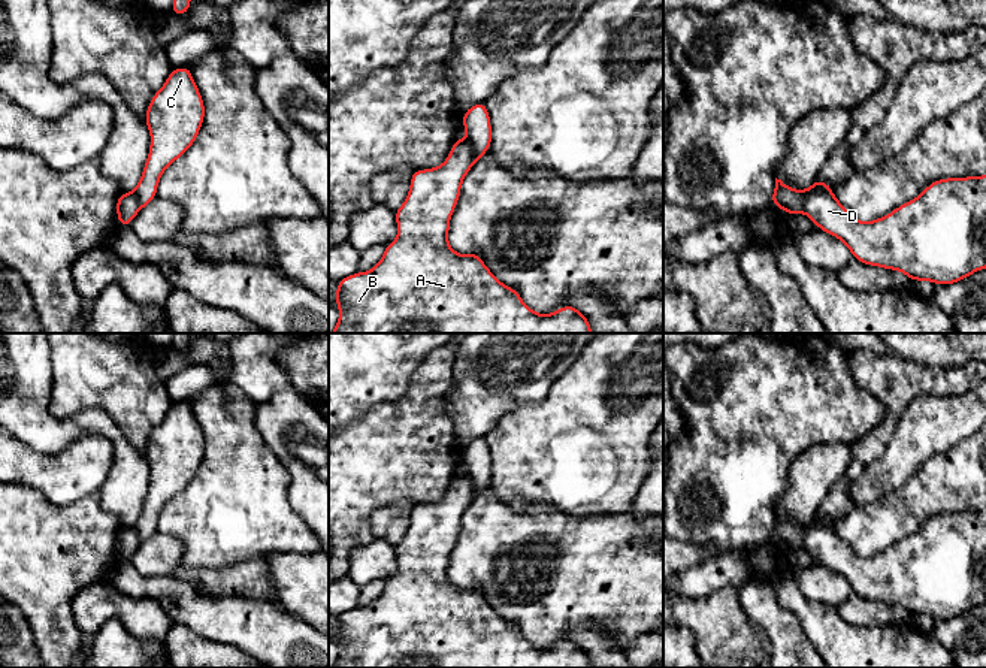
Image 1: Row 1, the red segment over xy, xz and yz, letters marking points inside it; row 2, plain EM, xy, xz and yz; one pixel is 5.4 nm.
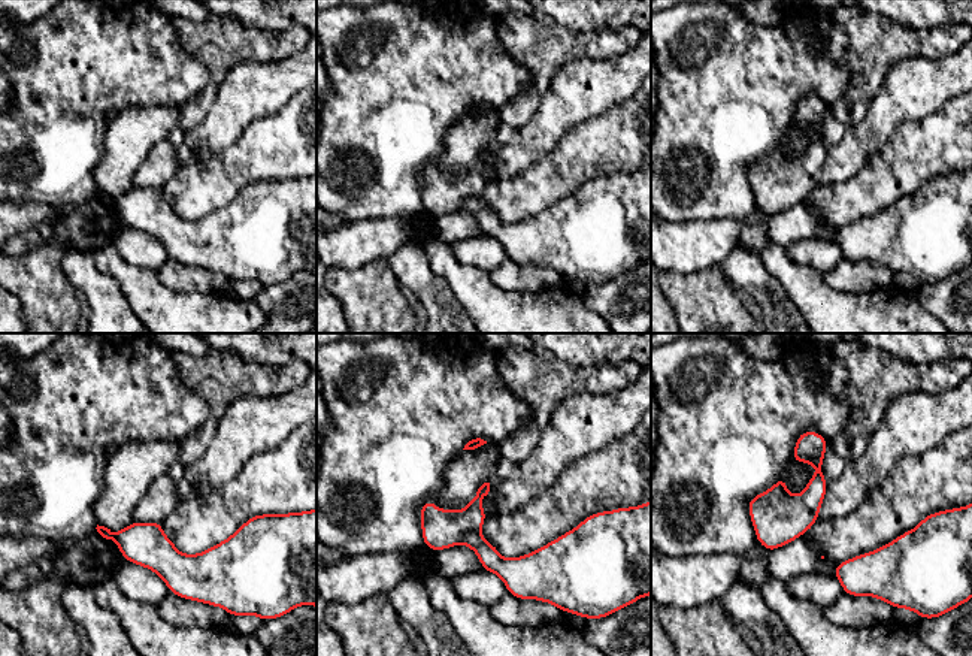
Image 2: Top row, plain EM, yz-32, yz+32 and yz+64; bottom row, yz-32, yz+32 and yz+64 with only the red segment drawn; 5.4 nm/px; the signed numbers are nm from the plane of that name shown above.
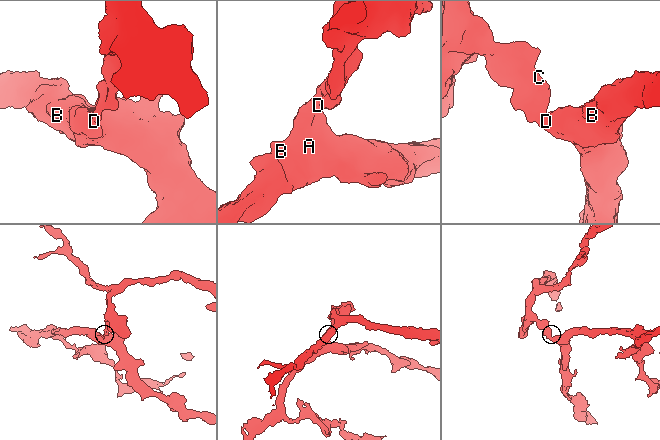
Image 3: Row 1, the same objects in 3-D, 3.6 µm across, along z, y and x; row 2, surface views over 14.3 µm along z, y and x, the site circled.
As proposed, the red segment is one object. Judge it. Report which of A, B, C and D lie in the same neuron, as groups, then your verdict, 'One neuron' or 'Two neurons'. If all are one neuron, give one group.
Groups: A B D / C. Two neurons

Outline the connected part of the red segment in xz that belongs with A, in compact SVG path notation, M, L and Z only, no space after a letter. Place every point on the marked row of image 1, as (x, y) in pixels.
M463 137L454 140L441 166L411 173L408 196L394 211L397 238L370 270L345 276L335 287L341 317L332 333L593 333L589 318L574 305L536 314L517 290L492 273L478 253L451 250L450 218L474 163L474 149Z

